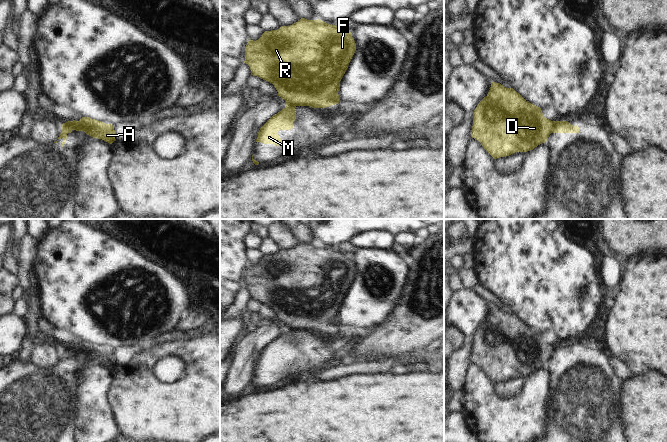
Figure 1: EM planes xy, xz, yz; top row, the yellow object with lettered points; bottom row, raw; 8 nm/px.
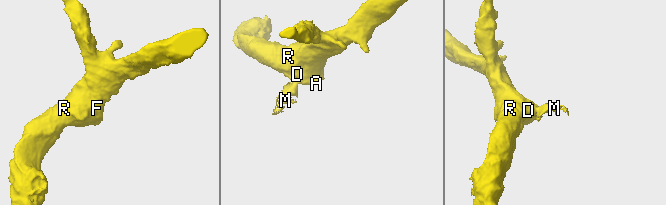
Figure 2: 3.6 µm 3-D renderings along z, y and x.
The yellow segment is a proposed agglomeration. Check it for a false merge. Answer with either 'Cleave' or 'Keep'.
Cleave

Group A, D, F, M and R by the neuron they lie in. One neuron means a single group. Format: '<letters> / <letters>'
A D F R / M

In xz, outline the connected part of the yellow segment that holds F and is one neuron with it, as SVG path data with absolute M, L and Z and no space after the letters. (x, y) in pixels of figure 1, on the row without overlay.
M301 242L290 250L281 250L277 254L265 255L256 265L249 263L246 269L244 287L249 289L251 299L272 307L278 320L284 323L286 328L322 333L340 326L338 319L340 305L355 275L356 267L351 256L344 255L339 250L327 248L319 243Z

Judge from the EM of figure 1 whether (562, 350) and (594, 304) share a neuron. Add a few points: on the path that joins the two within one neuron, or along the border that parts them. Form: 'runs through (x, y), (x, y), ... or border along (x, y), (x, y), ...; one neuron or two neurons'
border along (578, 338), (559, 341); two neurons

